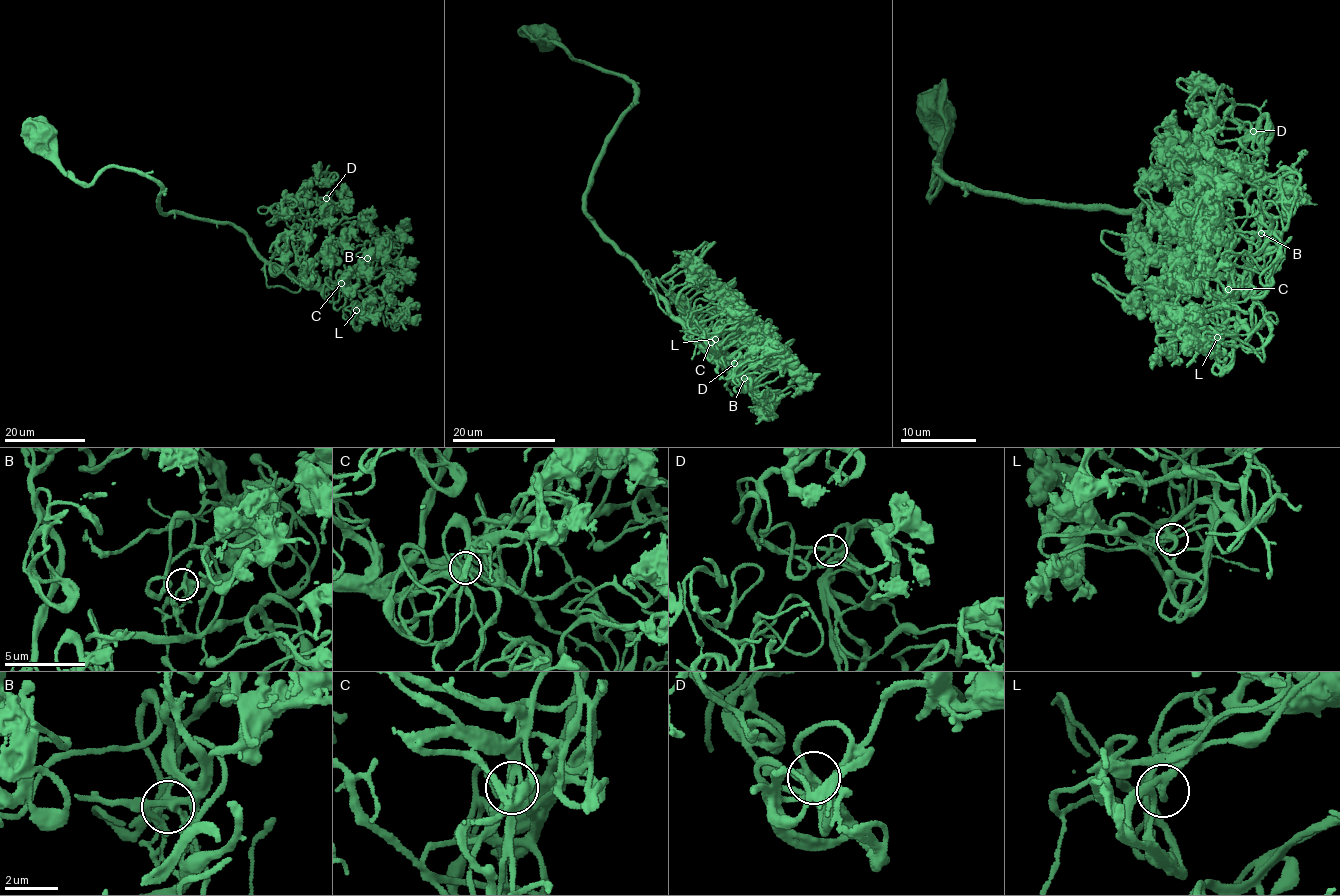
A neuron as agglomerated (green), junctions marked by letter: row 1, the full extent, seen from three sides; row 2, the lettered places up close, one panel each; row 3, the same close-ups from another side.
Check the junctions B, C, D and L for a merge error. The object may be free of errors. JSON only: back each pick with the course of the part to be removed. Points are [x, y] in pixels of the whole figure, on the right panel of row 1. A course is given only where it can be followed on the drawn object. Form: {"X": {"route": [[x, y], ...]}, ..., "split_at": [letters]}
{"split_at": []}

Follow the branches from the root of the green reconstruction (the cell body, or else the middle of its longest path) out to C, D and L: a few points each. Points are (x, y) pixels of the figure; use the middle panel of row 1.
C: (541, 36), (633, 86), (635, 103), (599, 160), (586, 215), (690, 336), (711, 342)
D: (541, 36), (629, 78), (635, 103), (599, 160), (586, 215), (716, 364), (720, 355), (735, 363)
L: (541, 36), (633, 86), (635, 103), (599, 160), (586, 215), (690, 336), (708, 341), (694, 343), (715, 339)

